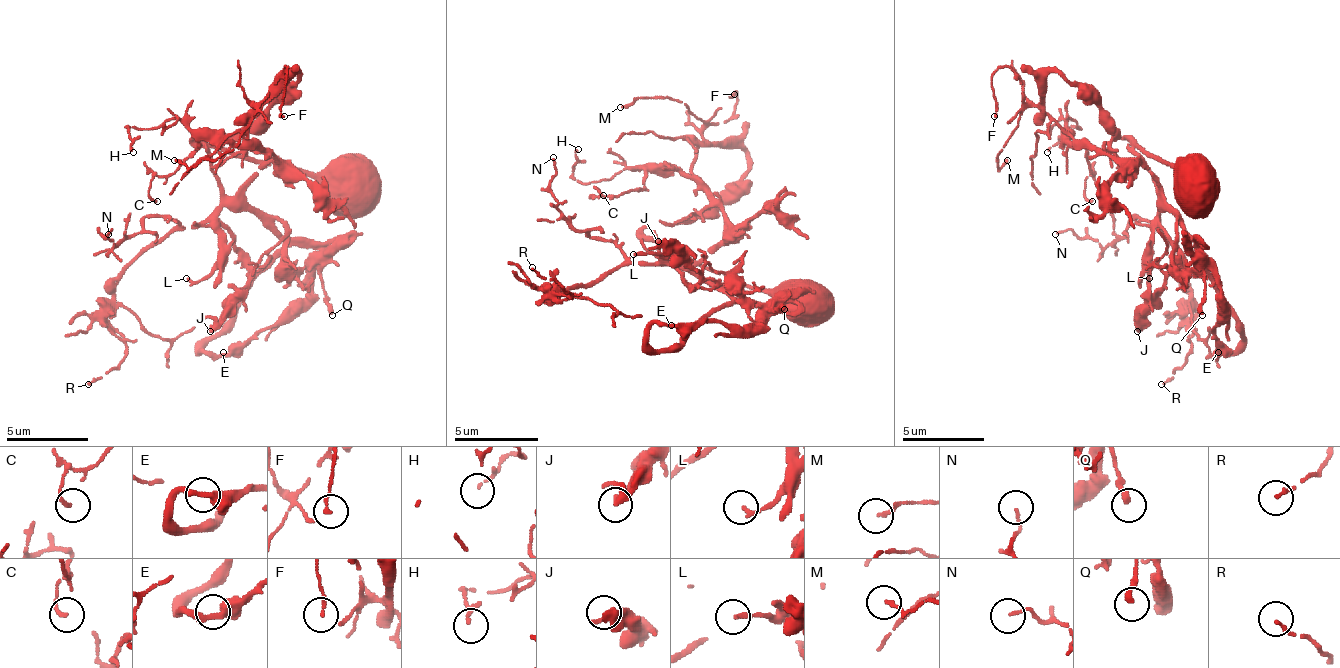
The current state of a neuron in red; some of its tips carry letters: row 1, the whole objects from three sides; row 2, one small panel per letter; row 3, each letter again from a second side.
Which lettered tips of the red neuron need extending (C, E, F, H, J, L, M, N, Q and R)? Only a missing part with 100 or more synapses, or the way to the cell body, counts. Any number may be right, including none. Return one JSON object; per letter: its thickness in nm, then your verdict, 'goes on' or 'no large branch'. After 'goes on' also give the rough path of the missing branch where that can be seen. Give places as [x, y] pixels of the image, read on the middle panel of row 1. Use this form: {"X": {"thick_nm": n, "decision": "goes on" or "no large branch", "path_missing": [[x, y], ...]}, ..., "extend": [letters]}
{"C": {"thick_nm": 150, "decision": "no large branch"}, "E": {"thick_nm": 320, "decision": "no large branch"}, "F": {"thick_nm": 110, "decision": "no large branch"}, "H": {"thick_nm": 80, "decision": "no large branch"}, "J": {"thick_nm": 280, "decision": "no large branch"}, "L": {"thick_nm": 180, "decision": "no large branch"}, "M": {"thick_nm": 150, "decision": "no large branch"}, "N": {"thick_nm": 100, "decision": "no large branch"}, "Q": {"thick_nm": 260, "decision": "no large branch"}, "R": {"thick_nm": 150, "decision": "no large branch"}, "extend": []}

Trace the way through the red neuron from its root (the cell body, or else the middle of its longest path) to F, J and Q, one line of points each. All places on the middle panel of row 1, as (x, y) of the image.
F: (809, 296), (805, 283), (746, 288), (658, 250), (696, 262), (725, 233), (692, 162), (742, 132), (734, 94)
J: (809, 296), (805, 283), (746, 288), (658, 246), (687, 283), (696, 283), (700, 275), (658, 241)
Q: (809, 296), (805, 283), (746, 288), (658, 246), (675, 267), (692, 267), (738, 300), (784, 309)

